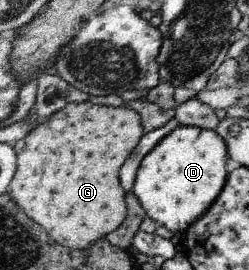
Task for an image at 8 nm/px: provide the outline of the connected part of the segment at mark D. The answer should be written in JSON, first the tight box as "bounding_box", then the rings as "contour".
{"bounding_box":[133,125,230,237],"contour":[[[177,125],[141,159],[133,193],[147,218],[180,237],[184,228],[217,198],[230,165],[225,143],[213,129]]]}

